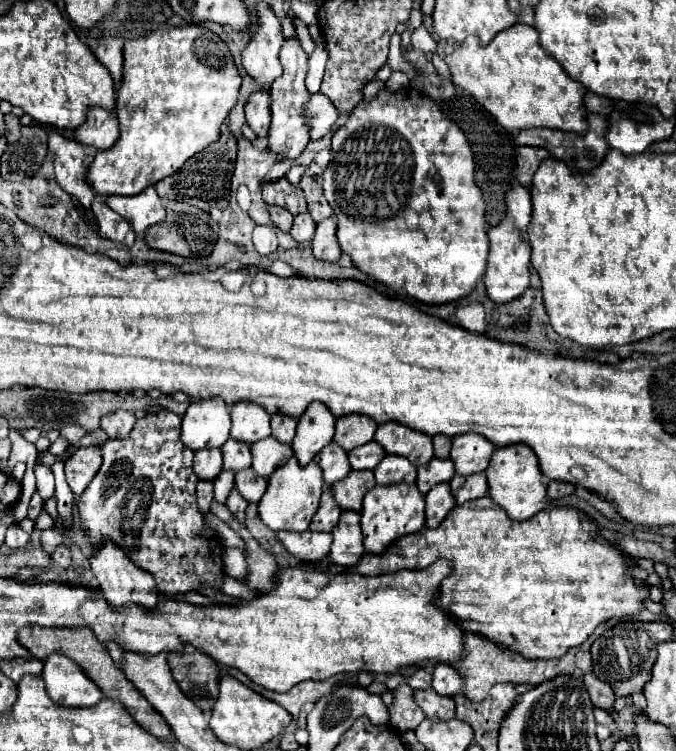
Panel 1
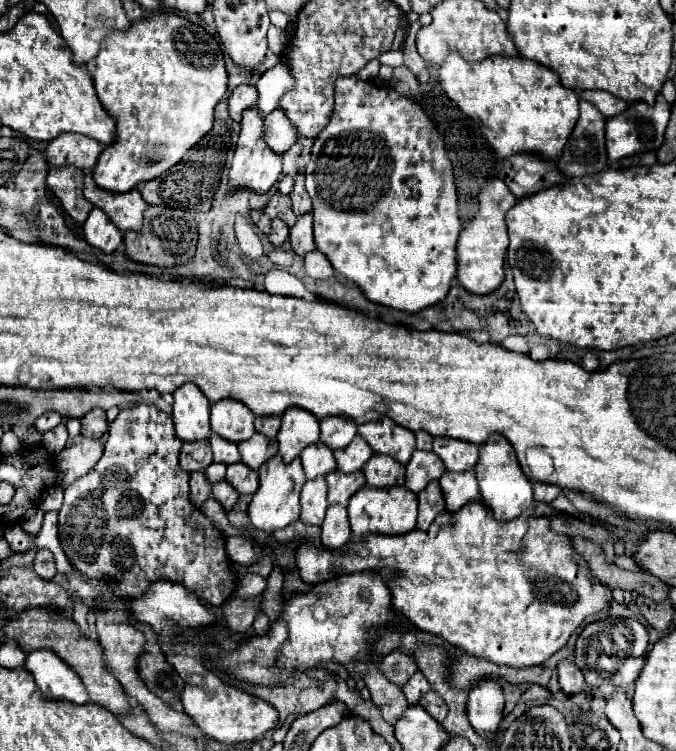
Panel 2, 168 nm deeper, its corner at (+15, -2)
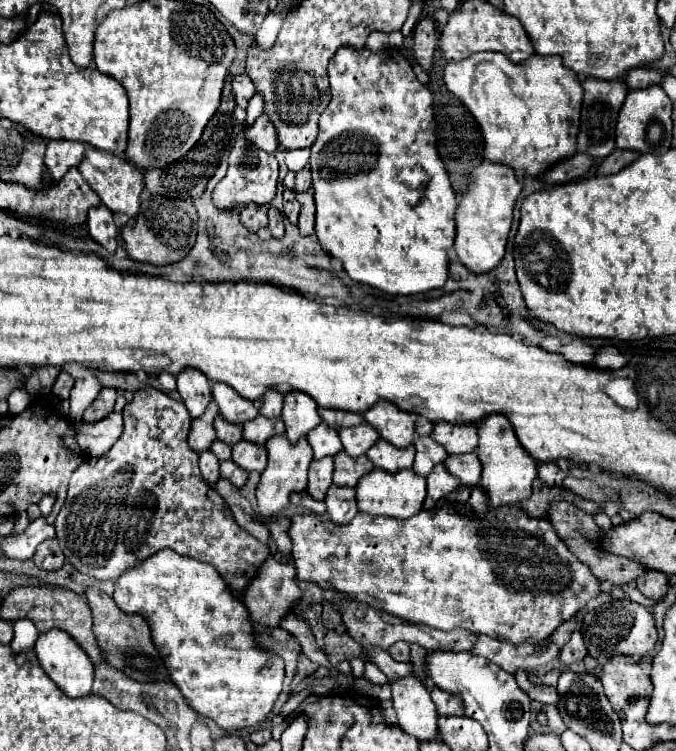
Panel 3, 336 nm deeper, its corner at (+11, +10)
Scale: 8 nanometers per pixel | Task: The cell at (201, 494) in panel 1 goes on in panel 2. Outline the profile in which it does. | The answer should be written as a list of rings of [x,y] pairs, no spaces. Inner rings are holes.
[[[194,471],[190,473],[190,499],[196,507],[202,507],[202,503],[210,497],[212,485],[208,483],[204,471]]]

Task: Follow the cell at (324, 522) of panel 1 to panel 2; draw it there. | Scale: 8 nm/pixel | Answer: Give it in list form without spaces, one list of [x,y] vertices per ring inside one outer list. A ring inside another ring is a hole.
[[[320,477],[320,479],[306,481],[306,485],[302,487],[300,503],[302,503],[300,519],[304,523],[308,523],[308,525],[322,525],[324,513],[328,509],[328,501],[326,501],[326,479]]]

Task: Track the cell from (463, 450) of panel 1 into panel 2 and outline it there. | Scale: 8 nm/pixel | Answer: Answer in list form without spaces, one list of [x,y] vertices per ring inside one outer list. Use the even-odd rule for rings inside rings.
[[[434,439],[434,453],[444,461],[448,471],[470,471],[478,459],[478,445],[456,439]]]

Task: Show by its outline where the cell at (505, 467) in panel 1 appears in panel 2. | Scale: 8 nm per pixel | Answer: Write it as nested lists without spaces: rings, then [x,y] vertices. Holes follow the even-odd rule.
[[[490,435],[480,445],[480,457],[478,457],[474,471],[476,471],[478,485],[480,485],[482,503],[492,511],[496,521],[512,521],[524,515],[526,511],[530,511],[530,507],[534,505],[532,481],[522,473],[516,453],[512,445],[508,443],[508,439],[504,439],[504,435]]]

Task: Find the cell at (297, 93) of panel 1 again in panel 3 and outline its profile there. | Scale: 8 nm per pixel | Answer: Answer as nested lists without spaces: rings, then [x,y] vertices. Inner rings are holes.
[[[246,129],[238,133],[238,139],[234,143],[234,149],[230,153],[230,165],[228,165],[228,173],[226,177],[216,185],[212,199],[214,205],[220,209],[230,209],[230,207],[240,207],[248,205],[248,203],[258,203],[258,205],[266,205],[274,199],[276,195],[276,181],[278,181],[278,161],[274,155],[268,155],[266,151],[260,151],[258,147],[252,147],[252,143],[248,143],[248,139],[244,139]]]

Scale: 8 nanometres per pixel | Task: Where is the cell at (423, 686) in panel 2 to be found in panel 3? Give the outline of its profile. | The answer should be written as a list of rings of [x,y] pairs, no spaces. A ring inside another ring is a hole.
[[[370,649],[366,651],[366,657],[370,661],[374,661],[380,671],[392,681],[392,679],[402,679],[404,675],[414,675],[414,665],[412,663],[396,663],[388,651],[382,651],[382,649]]]

